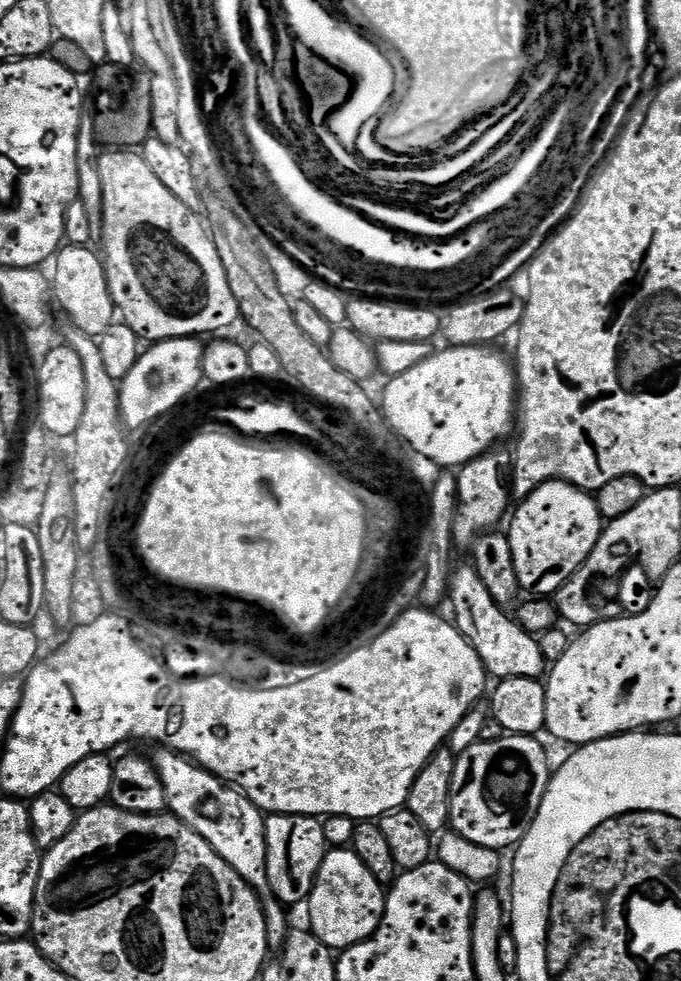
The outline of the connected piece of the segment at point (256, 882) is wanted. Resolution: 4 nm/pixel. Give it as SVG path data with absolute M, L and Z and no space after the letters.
M160 750L154 756L156 772L162 778L164 793L168 799L166 808L186 826L190 826L226 863L256 891L266 918L266 942L273 953L281 952L286 946L290 931L285 905L274 894L270 878L266 874L266 834L264 833L265 813L254 807L240 793L239 788L225 784L214 774L200 765L192 763L187 756L171 750Z

